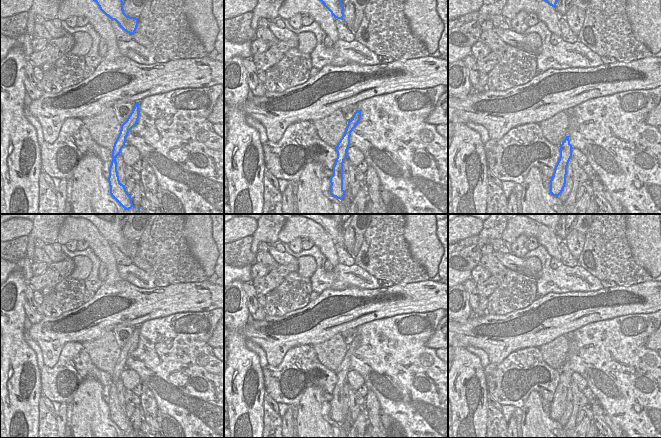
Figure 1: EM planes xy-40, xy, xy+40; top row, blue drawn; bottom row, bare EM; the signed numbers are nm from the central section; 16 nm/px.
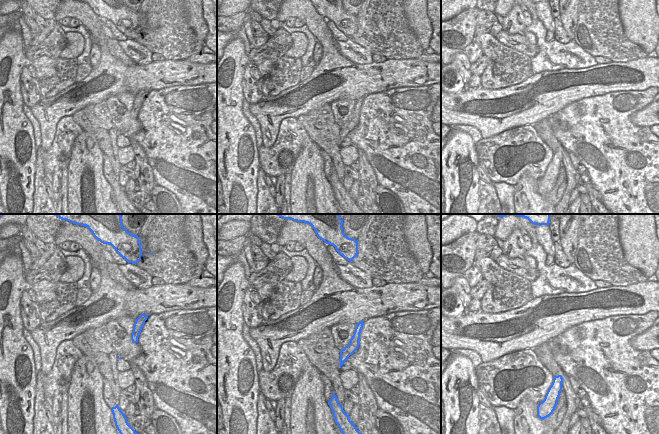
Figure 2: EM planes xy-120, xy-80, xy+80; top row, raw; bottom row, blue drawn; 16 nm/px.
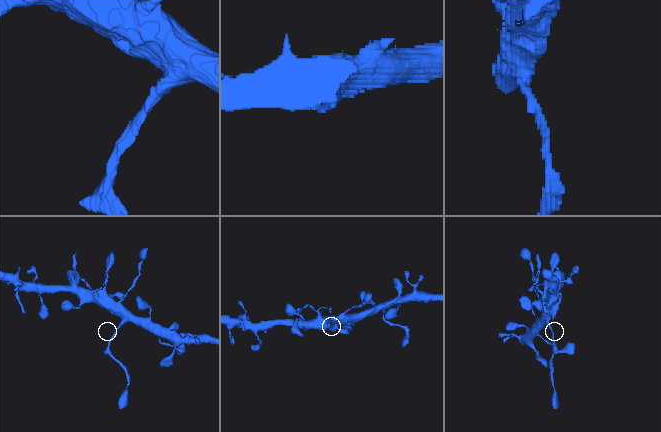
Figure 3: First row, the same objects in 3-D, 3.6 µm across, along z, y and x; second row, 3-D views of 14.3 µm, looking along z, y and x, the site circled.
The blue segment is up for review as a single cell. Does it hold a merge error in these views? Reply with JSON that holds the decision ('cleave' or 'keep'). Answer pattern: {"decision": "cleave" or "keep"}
{"decision": "cleave"}

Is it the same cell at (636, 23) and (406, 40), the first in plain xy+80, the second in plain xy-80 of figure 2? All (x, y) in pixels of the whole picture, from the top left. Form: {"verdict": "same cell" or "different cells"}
{"verdict": "different cells"}

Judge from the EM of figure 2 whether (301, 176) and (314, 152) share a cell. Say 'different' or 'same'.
same

